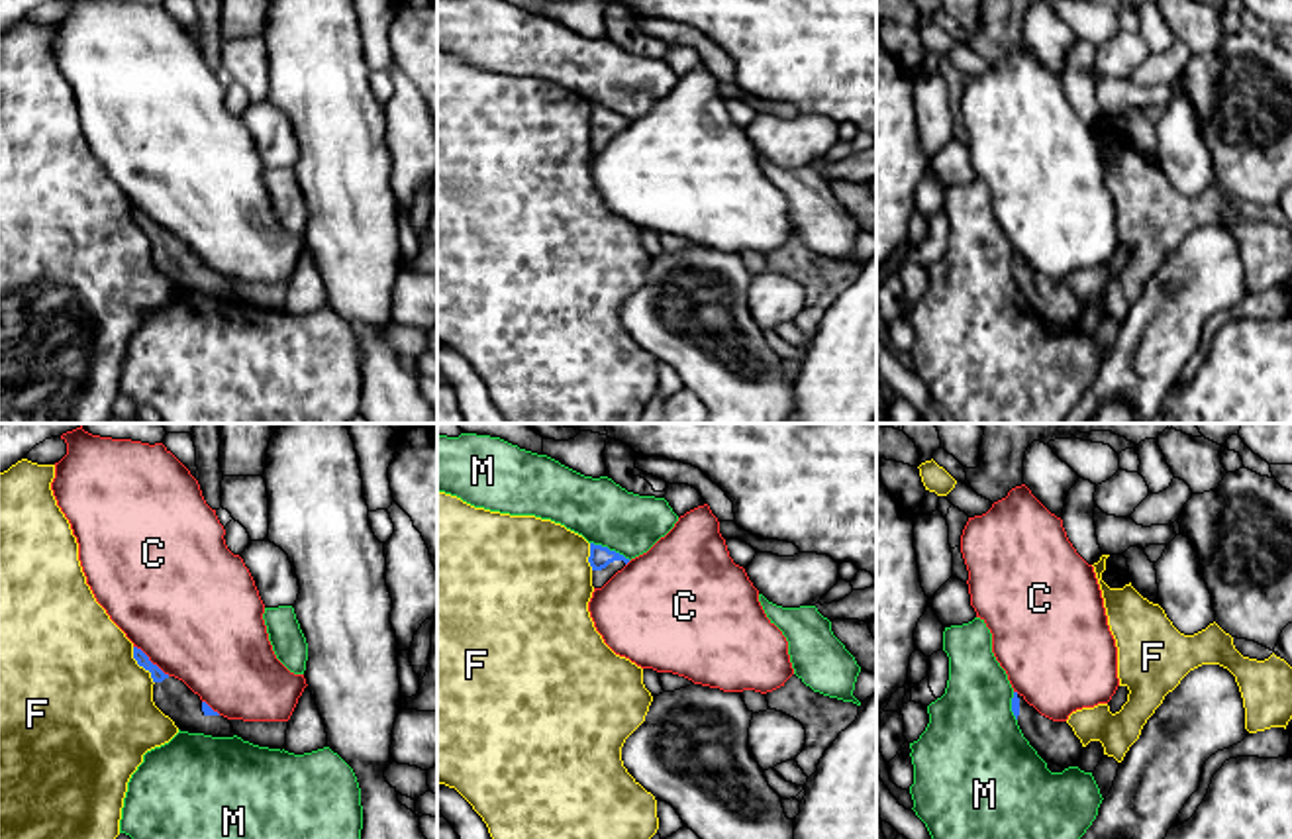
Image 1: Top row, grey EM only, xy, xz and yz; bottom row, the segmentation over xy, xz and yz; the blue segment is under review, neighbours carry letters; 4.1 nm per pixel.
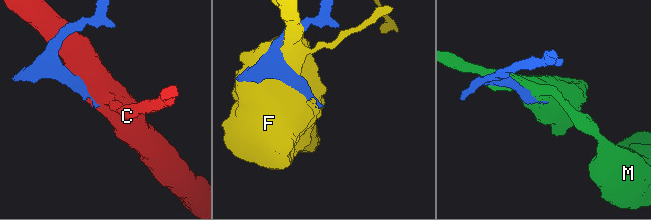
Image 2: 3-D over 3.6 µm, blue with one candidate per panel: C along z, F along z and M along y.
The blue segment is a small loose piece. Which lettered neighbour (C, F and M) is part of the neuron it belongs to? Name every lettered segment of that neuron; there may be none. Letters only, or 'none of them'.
none of them

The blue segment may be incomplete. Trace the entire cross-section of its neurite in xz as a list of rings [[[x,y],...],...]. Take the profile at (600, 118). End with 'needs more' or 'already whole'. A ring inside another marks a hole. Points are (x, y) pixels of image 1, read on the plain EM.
[[[590,104],[588,123],[592,127],[592,147],[602,149],[618,131],[629,123],[629,120],[610,112],[608,108]]] | needs more

